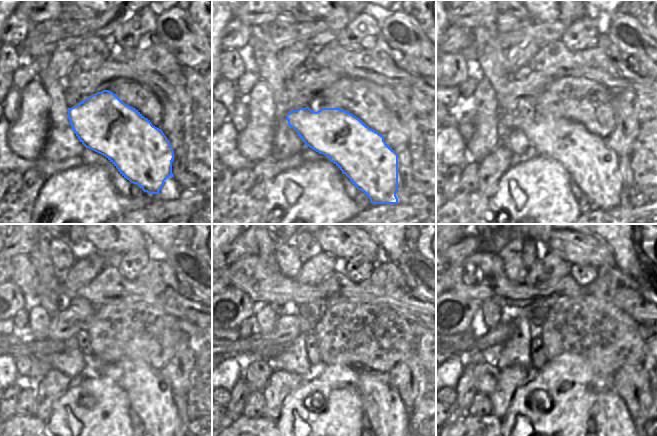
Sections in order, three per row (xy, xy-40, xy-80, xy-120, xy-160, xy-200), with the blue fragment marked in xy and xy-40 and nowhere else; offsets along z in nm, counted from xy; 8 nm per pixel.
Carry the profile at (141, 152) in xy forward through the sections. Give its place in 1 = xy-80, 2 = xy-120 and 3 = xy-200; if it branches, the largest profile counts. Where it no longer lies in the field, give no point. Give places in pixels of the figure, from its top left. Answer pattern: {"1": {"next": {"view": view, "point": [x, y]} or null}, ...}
{"1": {"next": {"view": "xy-80", "point": [591, 164]}}, "2": {"next": {"view": "xy-120", "point": [151, 397]}}, "3": {"next": {"view": "xy-200", "point": [614, 427]}}}

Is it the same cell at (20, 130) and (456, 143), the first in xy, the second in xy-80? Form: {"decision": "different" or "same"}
{"decision": "different"}

